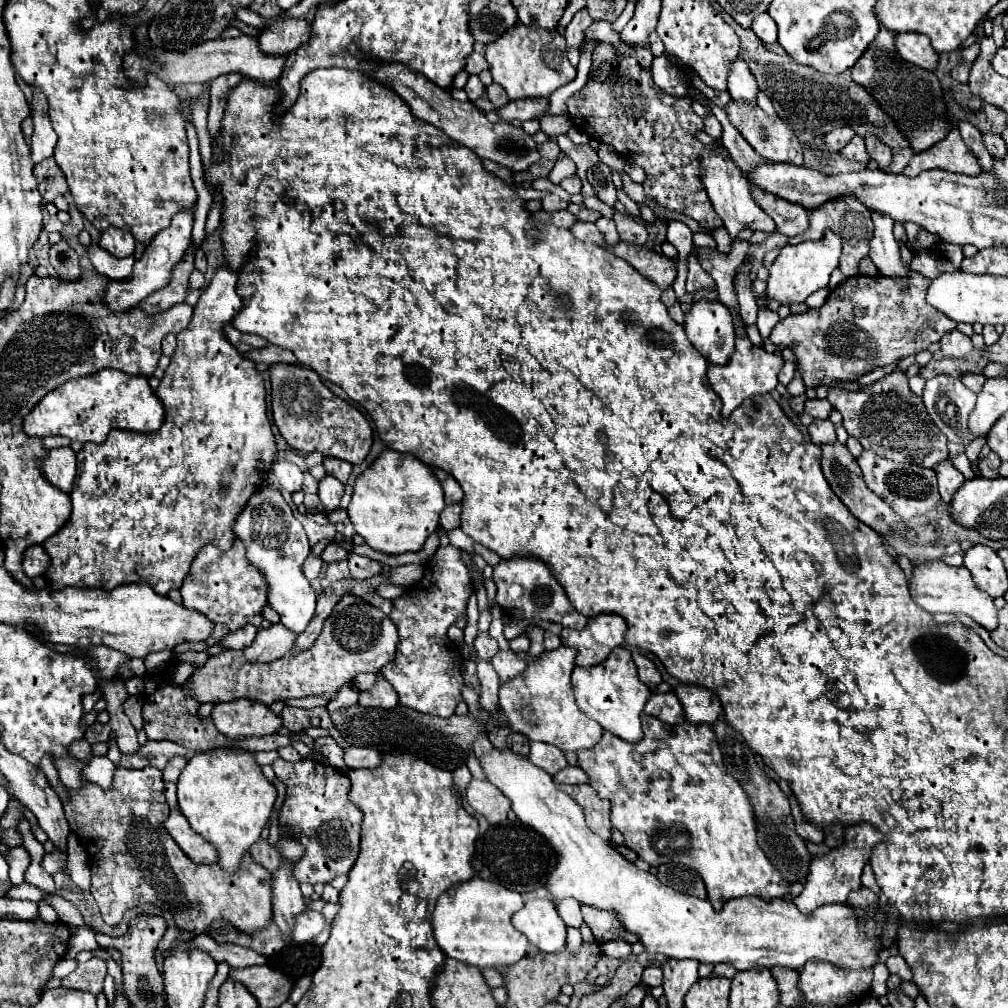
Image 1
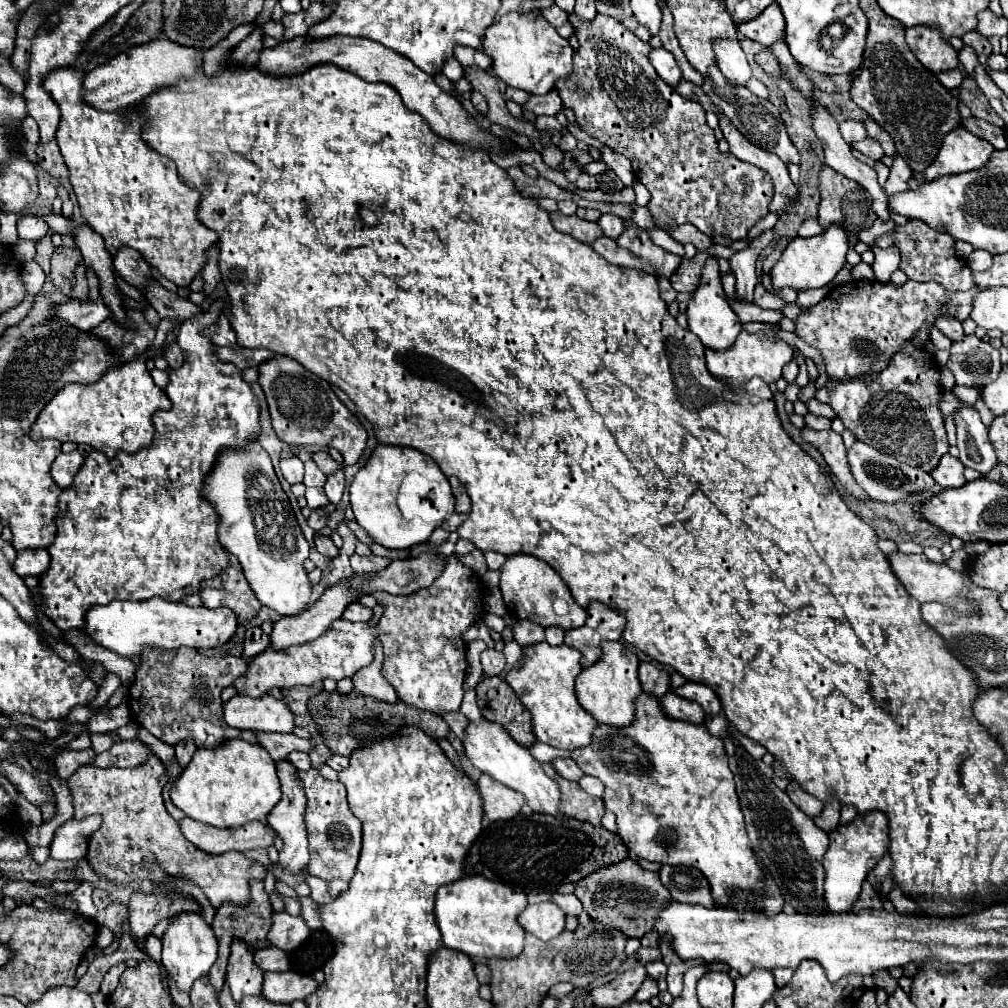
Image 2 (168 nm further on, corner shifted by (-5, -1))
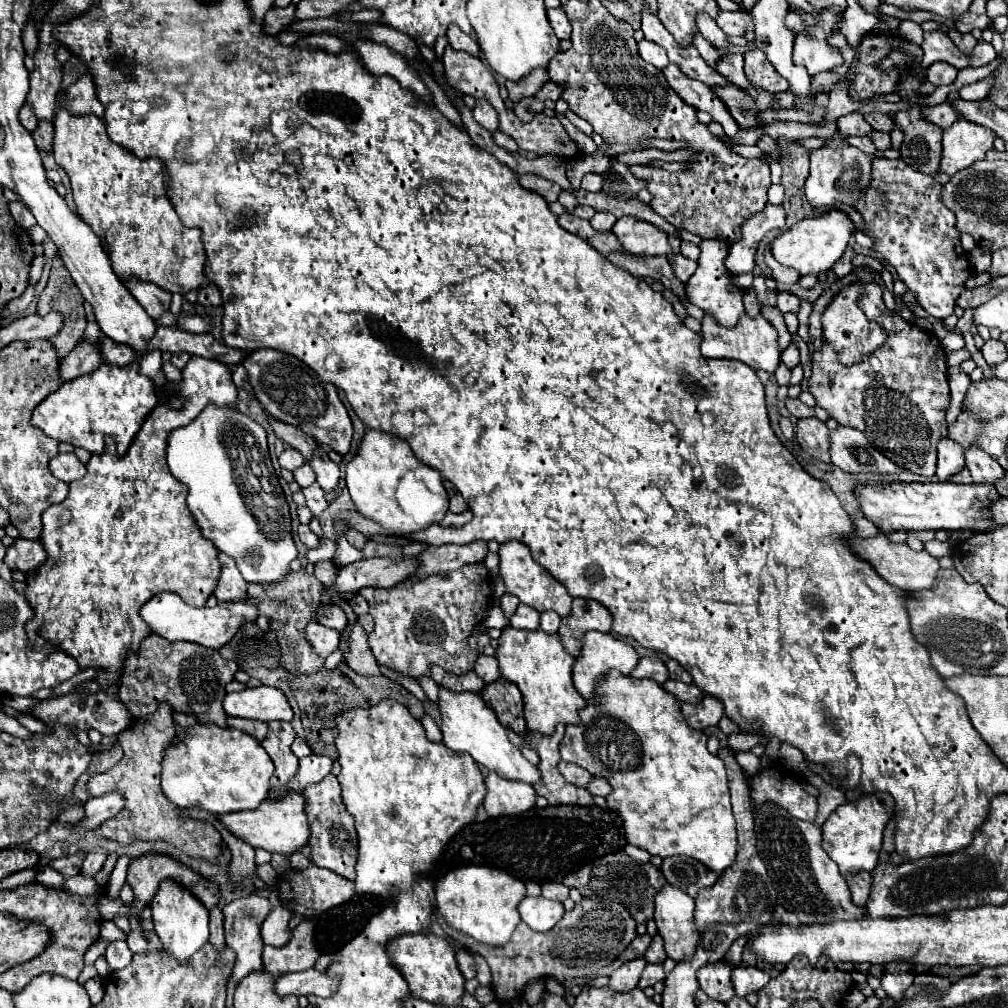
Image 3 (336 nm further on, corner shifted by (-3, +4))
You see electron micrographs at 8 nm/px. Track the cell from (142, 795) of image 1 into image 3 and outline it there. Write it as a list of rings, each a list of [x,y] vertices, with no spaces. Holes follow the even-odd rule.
[[[159,703],[157,711],[147,719],[137,719],[129,729],[117,735],[125,757],[107,773],[93,775],[87,789],[91,797],[99,797],[105,793],[121,793],[125,797],[125,807],[121,813],[103,825],[99,825],[99,835],[105,839],[119,841],[121,845],[129,845],[139,839],[163,839],[173,847],[189,853],[191,857],[203,857],[207,861],[215,861],[221,855],[221,835],[209,821],[199,821],[191,817],[183,817],[179,807],[175,807],[161,791],[159,775],[161,775],[161,759],[167,745],[175,741],[175,725],[171,717],[169,703]]]

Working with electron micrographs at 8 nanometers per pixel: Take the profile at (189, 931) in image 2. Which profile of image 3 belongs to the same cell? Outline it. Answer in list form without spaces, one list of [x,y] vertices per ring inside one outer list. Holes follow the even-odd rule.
[[[165,879],[159,883],[155,899],[151,901],[151,915],[155,923],[155,931],[165,945],[165,949],[175,955],[179,963],[185,963],[195,951],[199,951],[209,941],[209,911],[207,907],[195,899],[181,883],[173,879]]]

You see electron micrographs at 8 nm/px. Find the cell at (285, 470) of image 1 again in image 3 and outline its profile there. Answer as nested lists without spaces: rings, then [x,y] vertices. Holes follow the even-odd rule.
[[[285,447],[285,451],[279,455],[279,465],[285,467],[285,469],[289,469],[289,471],[301,467],[303,463],[305,463],[303,455],[299,451],[295,451],[293,447]]]

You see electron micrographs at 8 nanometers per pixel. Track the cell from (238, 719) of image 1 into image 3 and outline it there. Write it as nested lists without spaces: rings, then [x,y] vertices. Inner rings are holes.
[[[255,687],[243,689],[239,693],[227,693],[223,707],[231,717],[259,719],[259,721],[291,721],[293,709],[283,691],[275,687]]]

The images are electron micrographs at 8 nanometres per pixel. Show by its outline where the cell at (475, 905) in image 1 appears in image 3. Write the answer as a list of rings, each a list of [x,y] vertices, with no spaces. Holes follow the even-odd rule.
[[[485,865],[457,867],[439,878],[435,885],[437,911],[447,919],[447,923],[473,939],[487,945],[505,945],[511,939],[517,923],[521,921],[517,913],[519,901],[525,897],[525,883],[511,877],[501,869],[491,869]]]

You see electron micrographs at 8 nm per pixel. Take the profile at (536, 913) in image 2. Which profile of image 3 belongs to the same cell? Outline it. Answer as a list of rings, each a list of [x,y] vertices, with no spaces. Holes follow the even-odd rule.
[[[525,897],[519,903],[519,915],[521,919],[533,929],[533,931],[549,931],[561,917],[565,909],[561,901],[551,901],[545,897]]]

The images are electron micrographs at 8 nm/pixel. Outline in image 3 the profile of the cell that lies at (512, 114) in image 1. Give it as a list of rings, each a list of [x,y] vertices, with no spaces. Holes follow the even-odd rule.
[[[547,83],[547,85],[543,85],[543,89],[539,89],[539,93],[535,95],[539,101],[545,101],[545,99],[553,99],[553,101],[557,101],[559,97],[561,97],[561,93],[563,93],[563,85],[555,85],[555,83]]]

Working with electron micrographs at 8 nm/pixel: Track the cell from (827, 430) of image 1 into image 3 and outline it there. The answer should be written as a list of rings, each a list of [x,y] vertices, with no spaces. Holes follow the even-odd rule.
[[[787,397],[787,399],[785,399],[785,407],[787,407],[787,411],[789,411],[793,417],[797,417],[797,419],[815,415],[815,413],[813,413],[813,407],[801,403],[799,399],[789,399],[789,397]]]

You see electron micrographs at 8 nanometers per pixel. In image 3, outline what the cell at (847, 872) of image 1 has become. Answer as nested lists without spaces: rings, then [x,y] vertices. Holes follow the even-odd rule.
[[[871,793],[863,795],[853,803],[839,805],[829,819],[823,823],[823,849],[825,853],[839,865],[841,875],[853,873],[853,871],[873,871],[879,859],[881,851],[881,839],[883,829],[893,817],[895,805],[893,797],[889,793]]]

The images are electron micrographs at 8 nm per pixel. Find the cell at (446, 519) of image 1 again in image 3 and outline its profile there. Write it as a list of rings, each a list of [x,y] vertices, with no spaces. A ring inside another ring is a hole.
[[[469,509],[463,511],[463,513],[447,513],[439,525],[441,527],[463,527],[463,525],[467,525],[471,521],[471,517],[473,515],[471,515]]]

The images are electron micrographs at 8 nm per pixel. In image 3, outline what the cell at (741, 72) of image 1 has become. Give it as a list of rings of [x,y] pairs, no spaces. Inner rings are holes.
[[[699,11],[697,17],[695,17],[695,25],[697,25],[699,33],[701,33],[701,35],[711,43],[711,45],[715,45],[715,47],[719,47],[719,49],[729,47],[727,35],[725,35],[717,25],[715,25],[715,21],[713,21],[707,13]]]

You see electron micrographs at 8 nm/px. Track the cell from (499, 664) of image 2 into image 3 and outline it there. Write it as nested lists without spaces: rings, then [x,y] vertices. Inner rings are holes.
[[[479,655],[479,659],[475,661],[475,673],[477,673],[477,677],[481,677],[487,685],[493,683],[493,681],[497,681],[497,679],[501,677],[495,657],[487,657],[487,655]]]

